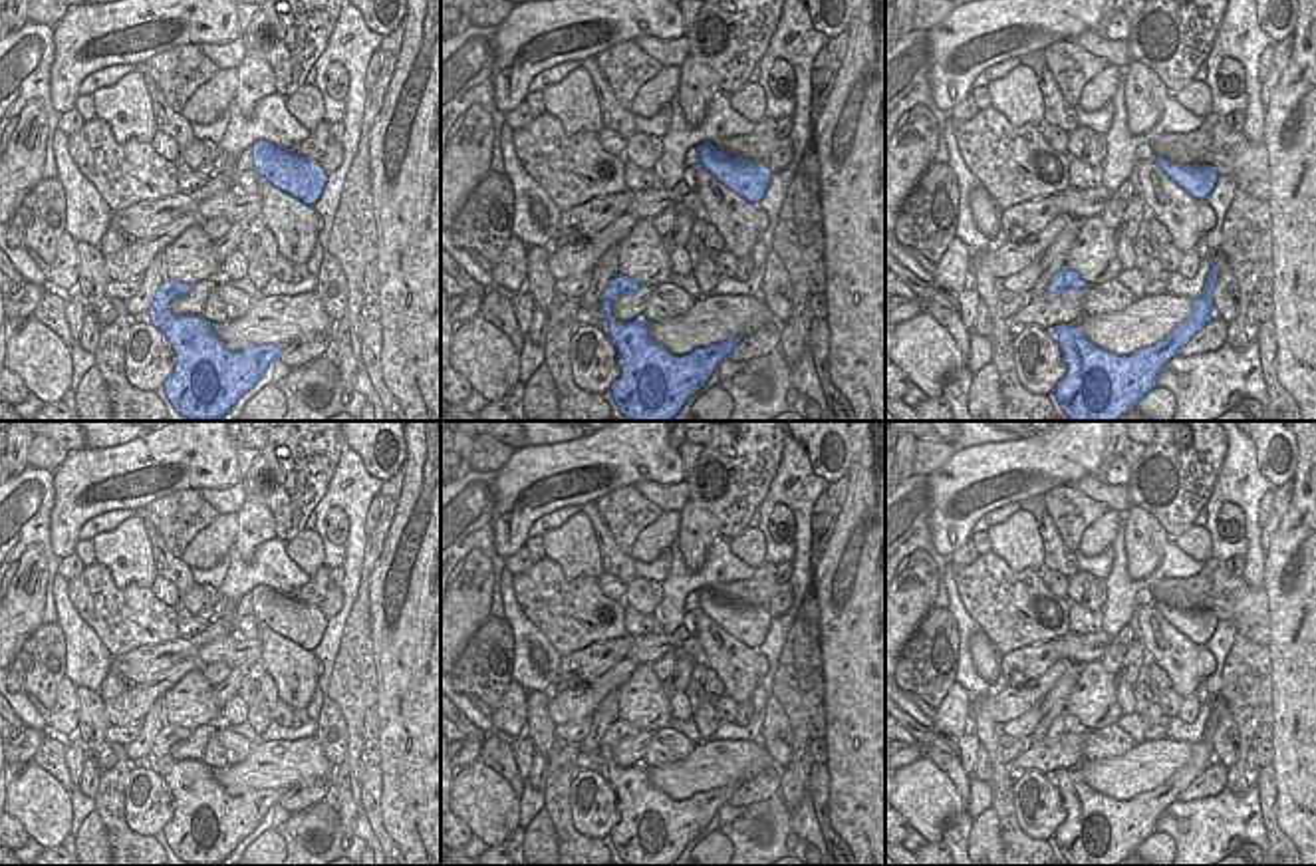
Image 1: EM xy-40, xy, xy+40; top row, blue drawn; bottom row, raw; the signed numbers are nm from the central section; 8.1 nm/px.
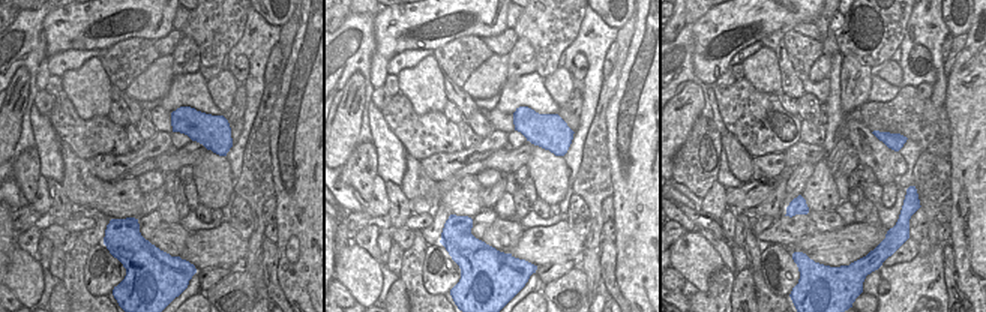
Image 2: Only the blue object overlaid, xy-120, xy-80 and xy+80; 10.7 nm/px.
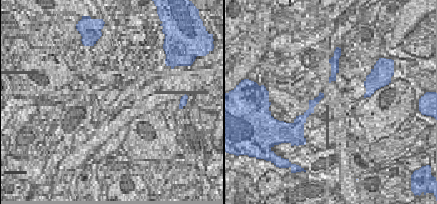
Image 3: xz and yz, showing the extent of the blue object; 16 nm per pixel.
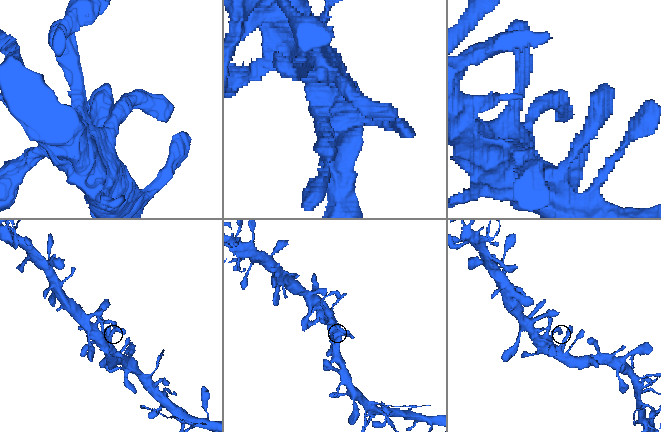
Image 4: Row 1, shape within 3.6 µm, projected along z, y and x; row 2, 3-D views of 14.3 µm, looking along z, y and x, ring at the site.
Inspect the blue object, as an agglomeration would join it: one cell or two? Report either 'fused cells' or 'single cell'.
single cell

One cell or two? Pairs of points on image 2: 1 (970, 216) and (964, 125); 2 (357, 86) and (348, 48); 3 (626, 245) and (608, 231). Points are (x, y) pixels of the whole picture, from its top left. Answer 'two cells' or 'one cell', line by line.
1: one cell
2: two cells
3: two cells

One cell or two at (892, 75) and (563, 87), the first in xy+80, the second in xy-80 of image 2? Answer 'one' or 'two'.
one

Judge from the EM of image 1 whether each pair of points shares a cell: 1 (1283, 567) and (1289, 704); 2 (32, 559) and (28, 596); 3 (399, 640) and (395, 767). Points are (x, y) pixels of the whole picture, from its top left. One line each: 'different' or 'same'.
1: same
2: same
3: same

